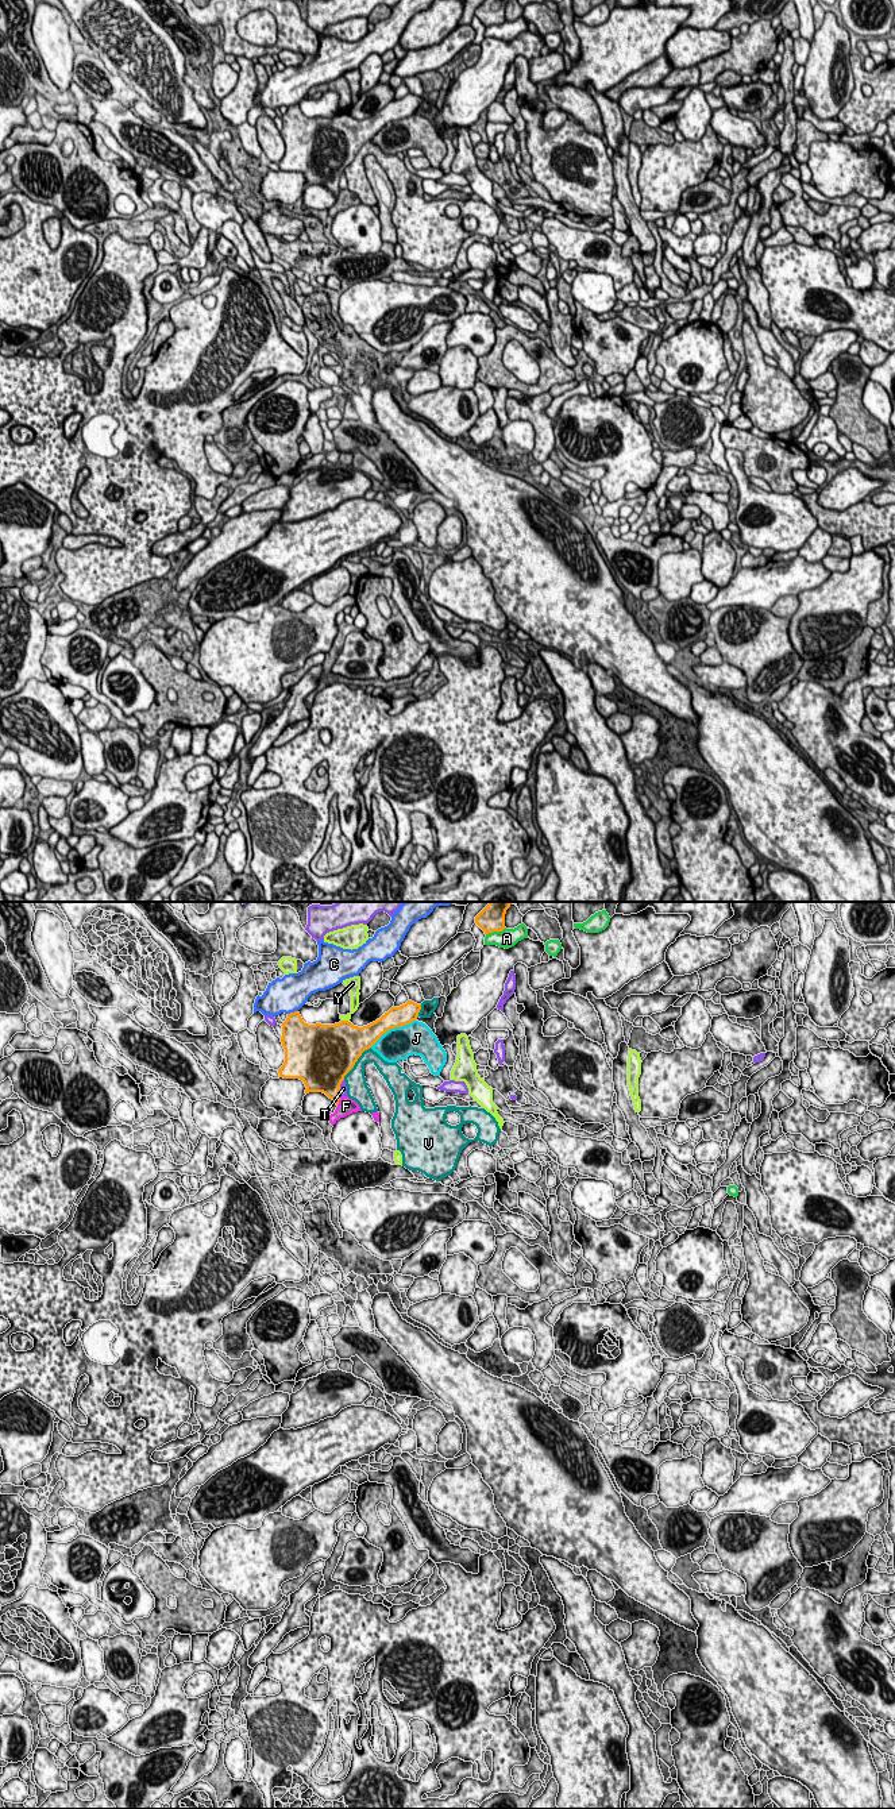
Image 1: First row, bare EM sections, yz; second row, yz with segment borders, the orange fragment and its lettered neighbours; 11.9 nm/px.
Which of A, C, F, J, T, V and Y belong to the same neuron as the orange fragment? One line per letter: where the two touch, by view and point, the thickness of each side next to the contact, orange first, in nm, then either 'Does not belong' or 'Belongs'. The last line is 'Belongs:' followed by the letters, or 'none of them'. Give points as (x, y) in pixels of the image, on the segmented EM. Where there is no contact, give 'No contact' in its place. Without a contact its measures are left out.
A: Touches orange at yz (496, 930). Thickness 320 nm (orange) against 240 nm. Does not belong
C: Touches orange at yz (292, 1013). Thickness 340 nm (orange) against 420 nm. Does not belong
F: Touches orange at yz (338, 1102). Thickness 260 nm (orange) against 200 nm. Does not belong
J: Touches orange at yz (392, 1028). Thickness 240 nm (orange) against 380 nm. Does not belong
T: Touches orange at yz (339, 1088). Thickness 460 nm (orange) against 100 nm. Does not belong
V: Touches orange at yz (355, 1061). Thickness 500 nm (orange) against 240 nm. Does not belong
Y: Touches orange at yz (346, 1021). Thickness 460 nm (orange) against 100 nm. Does not belong
Belongs: none of them

